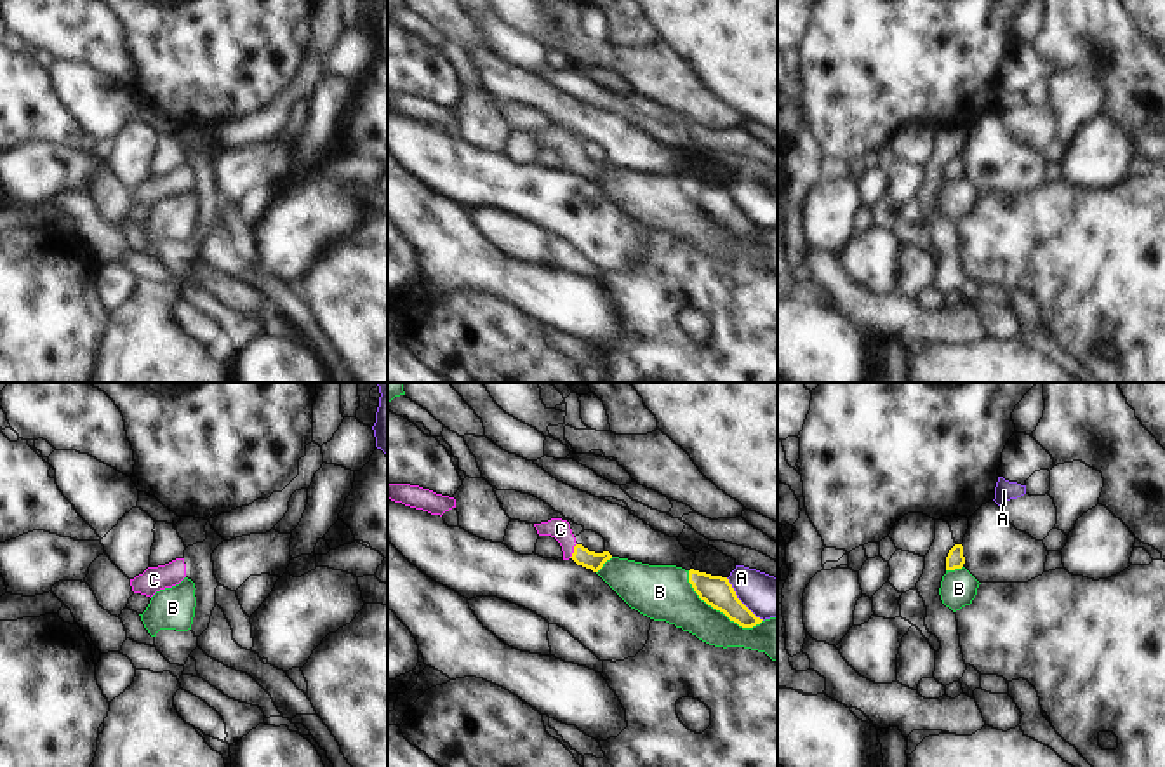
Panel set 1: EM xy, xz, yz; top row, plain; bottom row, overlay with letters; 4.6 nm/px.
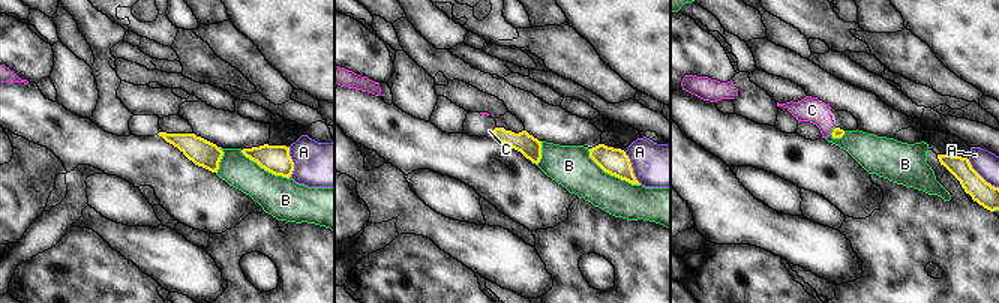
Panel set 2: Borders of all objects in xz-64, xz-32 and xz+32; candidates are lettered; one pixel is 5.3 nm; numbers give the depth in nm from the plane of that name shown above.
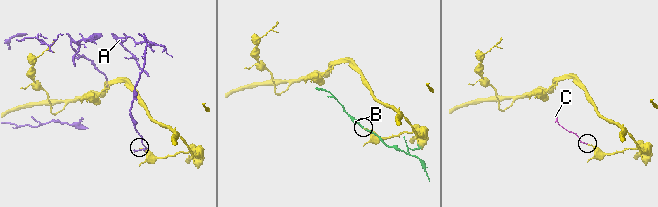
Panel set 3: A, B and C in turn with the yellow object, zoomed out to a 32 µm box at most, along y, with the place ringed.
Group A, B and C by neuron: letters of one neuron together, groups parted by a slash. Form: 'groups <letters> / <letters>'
groups A / B / C

